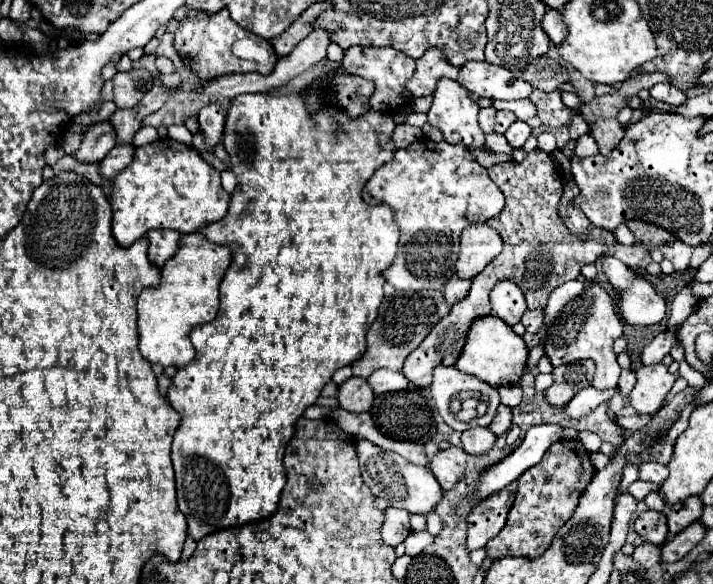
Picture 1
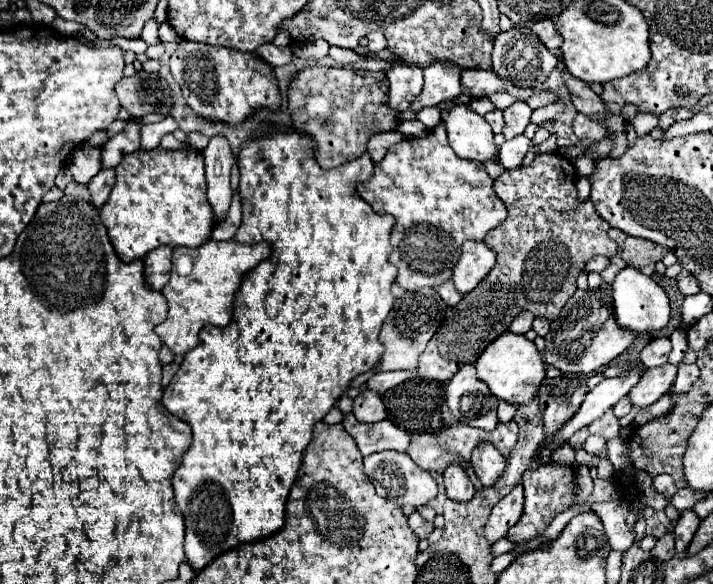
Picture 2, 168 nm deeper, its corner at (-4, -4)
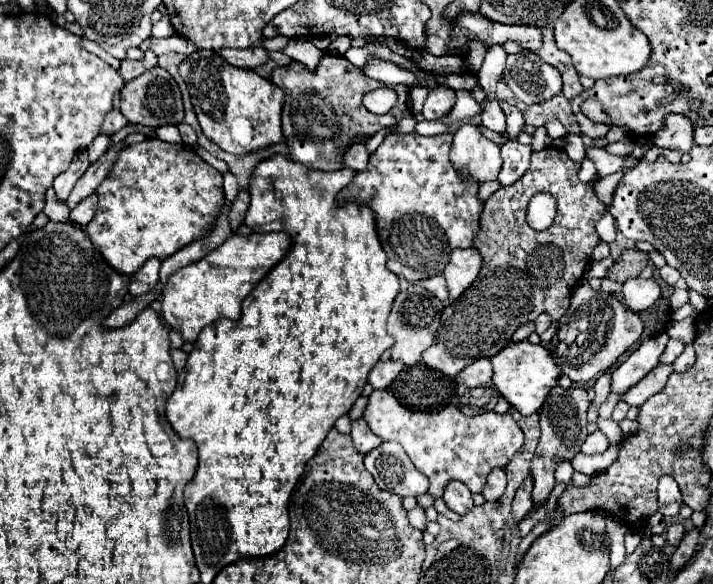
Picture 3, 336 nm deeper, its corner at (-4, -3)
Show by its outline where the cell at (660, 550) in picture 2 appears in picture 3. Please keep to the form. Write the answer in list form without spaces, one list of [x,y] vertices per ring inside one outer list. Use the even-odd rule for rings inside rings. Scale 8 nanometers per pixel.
[[[674,523],[674,525],[670,525],[668,531],[666,531],[666,539],[668,539],[668,543],[676,547],[676,545],[682,541],[684,531],[686,531],[686,527],[684,527],[682,523]]]

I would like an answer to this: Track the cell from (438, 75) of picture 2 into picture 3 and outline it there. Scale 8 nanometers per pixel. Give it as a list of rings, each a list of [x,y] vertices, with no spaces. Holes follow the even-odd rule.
[[[448,87],[432,89],[424,103],[422,115],[426,119],[442,119],[444,115],[448,115],[452,111],[454,103],[456,103],[456,93],[452,89],[448,89]]]

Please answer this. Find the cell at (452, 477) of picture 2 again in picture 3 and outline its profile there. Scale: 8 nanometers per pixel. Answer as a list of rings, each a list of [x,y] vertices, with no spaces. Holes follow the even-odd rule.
[[[452,481],[452,483],[446,487],[446,491],[444,491],[444,501],[446,501],[446,505],[448,505],[452,511],[456,511],[458,515],[466,515],[466,513],[474,507],[470,489],[468,489],[464,483],[460,483],[460,481]]]

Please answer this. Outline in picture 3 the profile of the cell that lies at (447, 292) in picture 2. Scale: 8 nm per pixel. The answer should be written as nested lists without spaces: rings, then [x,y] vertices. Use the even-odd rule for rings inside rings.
[[[442,275],[422,279],[420,285],[422,285],[424,289],[428,289],[430,293],[434,293],[440,301],[446,301],[446,299],[448,299],[448,289],[446,289],[446,283],[444,283],[444,277],[442,277]]]

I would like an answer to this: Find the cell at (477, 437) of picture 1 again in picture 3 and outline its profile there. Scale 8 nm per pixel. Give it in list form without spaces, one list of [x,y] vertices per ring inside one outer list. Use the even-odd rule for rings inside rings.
[[[494,469],[488,475],[488,481],[486,481],[482,495],[486,501],[496,501],[496,499],[500,499],[504,489],[506,489],[506,473],[504,473],[504,469]]]

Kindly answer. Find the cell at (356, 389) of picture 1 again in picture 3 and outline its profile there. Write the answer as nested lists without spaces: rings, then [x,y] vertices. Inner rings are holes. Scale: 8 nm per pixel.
[[[374,391],[370,395],[364,419],[378,437],[396,441],[404,447],[416,469],[428,477],[428,493],[434,497],[442,495],[450,481],[462,481],[472,493],[480,493],[488,473],[496,467],[504,469],[524,443],[524,433],[510,413],[498,415],[494,411],[484,411],[482,415],[468,417],[452,405],[430,413],[412,411],[390,391]]]

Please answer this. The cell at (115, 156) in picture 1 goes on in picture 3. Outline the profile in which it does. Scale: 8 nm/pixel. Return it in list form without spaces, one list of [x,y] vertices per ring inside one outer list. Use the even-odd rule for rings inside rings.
[[[90,195],[86,201],[82,201],[76,209],[72,209],[70,211],[70,217],[68,217],[68,221],[70,223],[76,223],[78,227],[84,227],[92,217],[94,217],[94,211],[96,211],[96,203],[98,203],[98,199],[96,199],[96,195]]]

